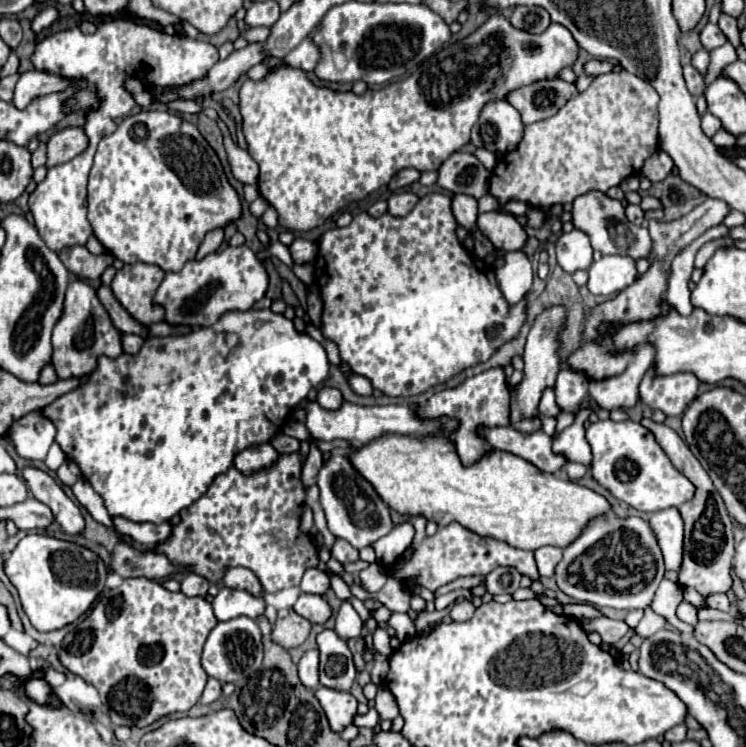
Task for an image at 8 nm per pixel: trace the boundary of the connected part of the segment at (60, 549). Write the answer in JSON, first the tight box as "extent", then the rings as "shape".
{"extent":[3,533,107,631],"shape":[[[41,533],[23,537],[3,561],[3,571],[15,585],[23,611],[37,631],[55,631],[79,619],[105,587],[107,567],[89,549]]]}

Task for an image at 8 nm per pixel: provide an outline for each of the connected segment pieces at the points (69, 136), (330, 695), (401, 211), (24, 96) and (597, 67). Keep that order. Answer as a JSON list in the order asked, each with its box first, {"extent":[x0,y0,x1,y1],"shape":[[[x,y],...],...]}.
[{"extent":[47,127,87,169],"shape":[[[71,127],[59,133],[53,133],[47,143],[47,169],[59,163],[71,161],[85,147],[87,147],[87,137],[81,127]]]},{"extent":[315,687,357,731],"shape":[[[317,687],[315,697],[319,699],[333,731],[341,731],[343,727],[351,725],[357,713],[357,699],[351,693],[329,687]]]},{"extent":[389,191,417,215],"shape":[[[403,191],[403,193],[395,193],[389,197],[389,213],[391,215],[407,215],[417,203],[417,195],[411,191]]]},{"extent":[13,71,67,109],"shape":[[[25,71],[19,75],[19,81],[15,85],[13,103],[15,107],[25,109],[35,97],[53,93],[55,89],[67,89],[67,81],[63,81],[63,77],[51,77],[49,73]]]},{"extent":[584,59,611,76],"shape":[[[593,59],[584,66],[584,73],[588,76],[598,76],[611,71],[611,65],[607,61],[599,61],[599,59]]]}]

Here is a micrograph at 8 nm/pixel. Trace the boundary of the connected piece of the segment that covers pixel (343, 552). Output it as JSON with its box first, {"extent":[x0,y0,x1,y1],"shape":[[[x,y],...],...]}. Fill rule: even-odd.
{"extent":[331,539,359,563],"shape":[[[335,539],[333,547],[331,547],[331,557],[337,559],[339,563],[351,563],[359,559],[359,551],[351,545],[347,545],[347,541],[343,539]]]}

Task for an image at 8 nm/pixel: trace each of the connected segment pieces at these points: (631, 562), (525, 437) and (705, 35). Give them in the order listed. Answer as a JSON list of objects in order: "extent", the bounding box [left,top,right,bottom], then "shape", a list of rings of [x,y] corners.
[{"extent":[557,515,665,611],"shape":[[[611,515],[611,517],[599,517],[599,519],[591,521],[591,525],[587,525],[585,533],[575,543],[571,543],[567,549],[563,549],[563,559],[557,565],[557,587],[565,595],[573,597],[575,603],[647,611],[663,575],[665,575],[663,555],[661,555],[661,549],[655,541],[647,521],[643,521],[639,517],[621,519],[617,515]]]},{"extent":[479,427,567,473],"shape":[[[507,427],[507,429],[479,429],[479,433],[483,433],[483,437],[487,437],[491,445],[495,445],[495,449],[523,457],[541,471],[557,473],[567,463],[561,455],[555,455],[551,451],[551,437],[541,431],[521,433],[513,427]]]},{"extent":[699,23,727,51],"shape":[[[707,23],[707,25],[701,29],[701,33],[699,33],[699,41],[701,41],[701,45],[703,45],[707,51],[711,51],[711,49],[723,45],[723,43],[727,41],[727,37],[721,33],[721,29],[719,29],[717,25]]]}]

